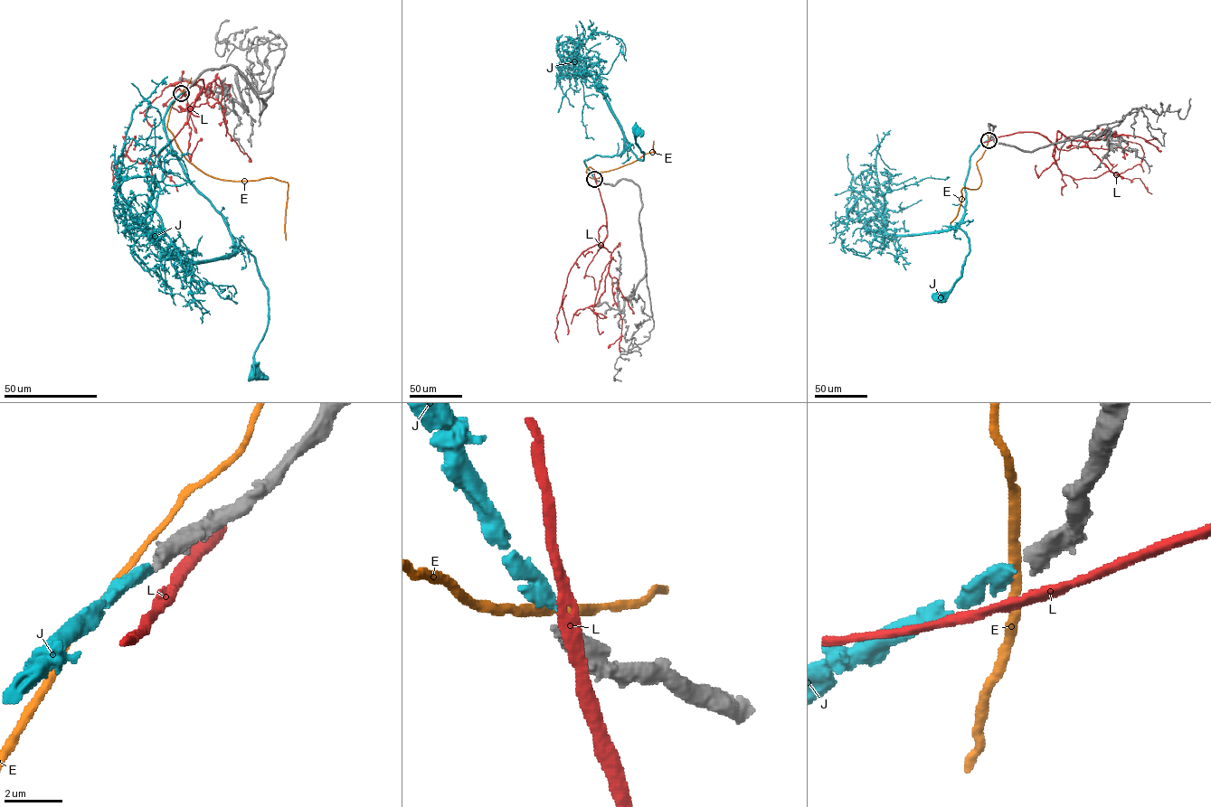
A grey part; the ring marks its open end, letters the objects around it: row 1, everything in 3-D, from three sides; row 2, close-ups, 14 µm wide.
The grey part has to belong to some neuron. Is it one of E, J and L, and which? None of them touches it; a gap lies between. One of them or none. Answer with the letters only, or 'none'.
J

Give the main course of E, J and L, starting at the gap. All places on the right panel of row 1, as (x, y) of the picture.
E: (988, 139), (985, 150), (976, 164), (981, 183), (975, 189), (963, 187), (958, 213), (950, 222)
J: (988, 140), (970, 157), (965, 211), (950, 229), (959, 227), (965, 233), (969, 253), (960, 277), (939, 299)
L: (988, 140), (1037, 132), (1054, 145), (1063, 174), (1079, 179), (1111, 171), (1130, 180), (1140, 178), (1151, 193)

